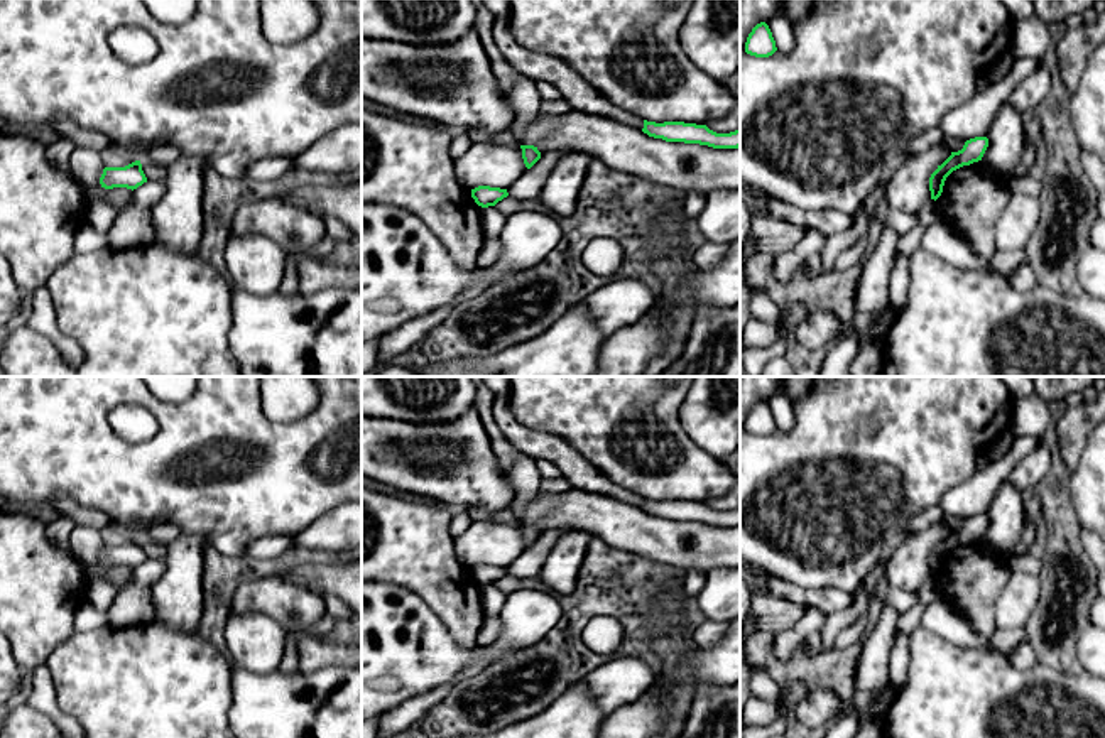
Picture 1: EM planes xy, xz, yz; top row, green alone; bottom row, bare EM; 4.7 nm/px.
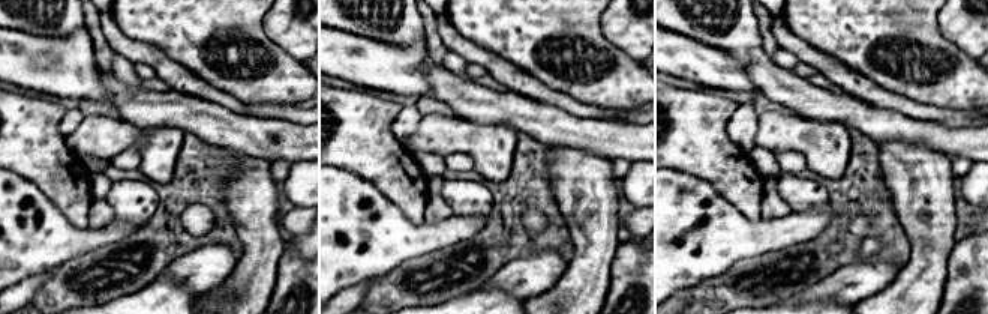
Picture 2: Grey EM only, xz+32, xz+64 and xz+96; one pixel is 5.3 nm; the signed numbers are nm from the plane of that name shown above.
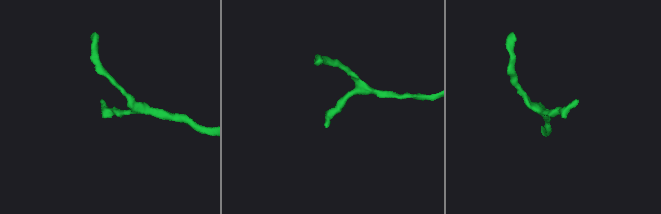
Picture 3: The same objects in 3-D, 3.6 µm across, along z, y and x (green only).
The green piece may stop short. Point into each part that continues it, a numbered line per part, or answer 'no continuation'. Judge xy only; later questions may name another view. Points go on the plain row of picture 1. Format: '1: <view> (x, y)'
no continuation

